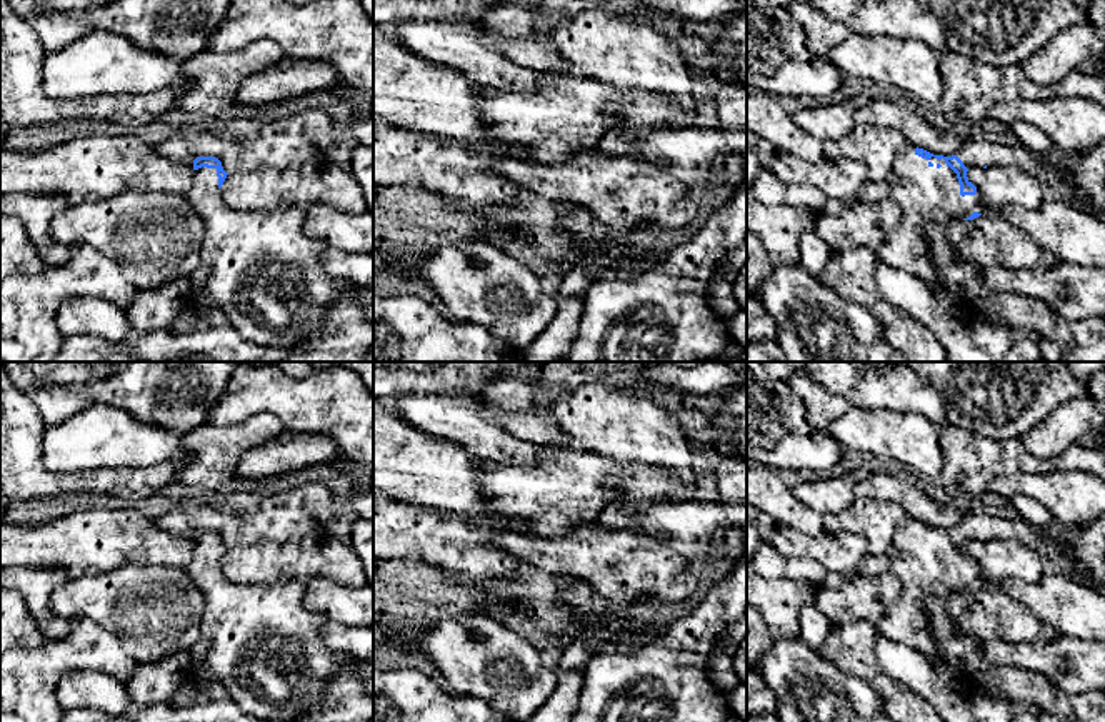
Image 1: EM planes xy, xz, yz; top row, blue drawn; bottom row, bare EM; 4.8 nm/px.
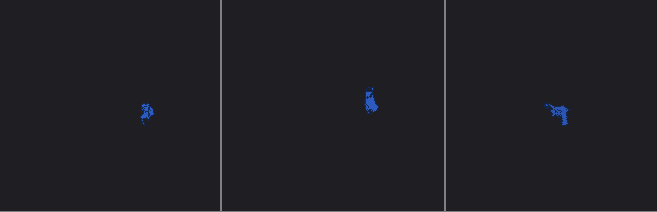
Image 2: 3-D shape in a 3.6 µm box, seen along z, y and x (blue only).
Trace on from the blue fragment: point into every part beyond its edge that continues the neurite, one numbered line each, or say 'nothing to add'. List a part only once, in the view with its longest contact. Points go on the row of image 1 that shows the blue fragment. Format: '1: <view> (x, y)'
1: yz (972, 152)
2: yz (929, 197)

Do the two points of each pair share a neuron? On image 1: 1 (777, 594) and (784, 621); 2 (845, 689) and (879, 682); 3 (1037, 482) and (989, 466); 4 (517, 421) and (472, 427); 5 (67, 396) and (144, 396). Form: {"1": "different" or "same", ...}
{"1": "same", "2": "different", "3": "different", "4": "different", "5": "same"}

